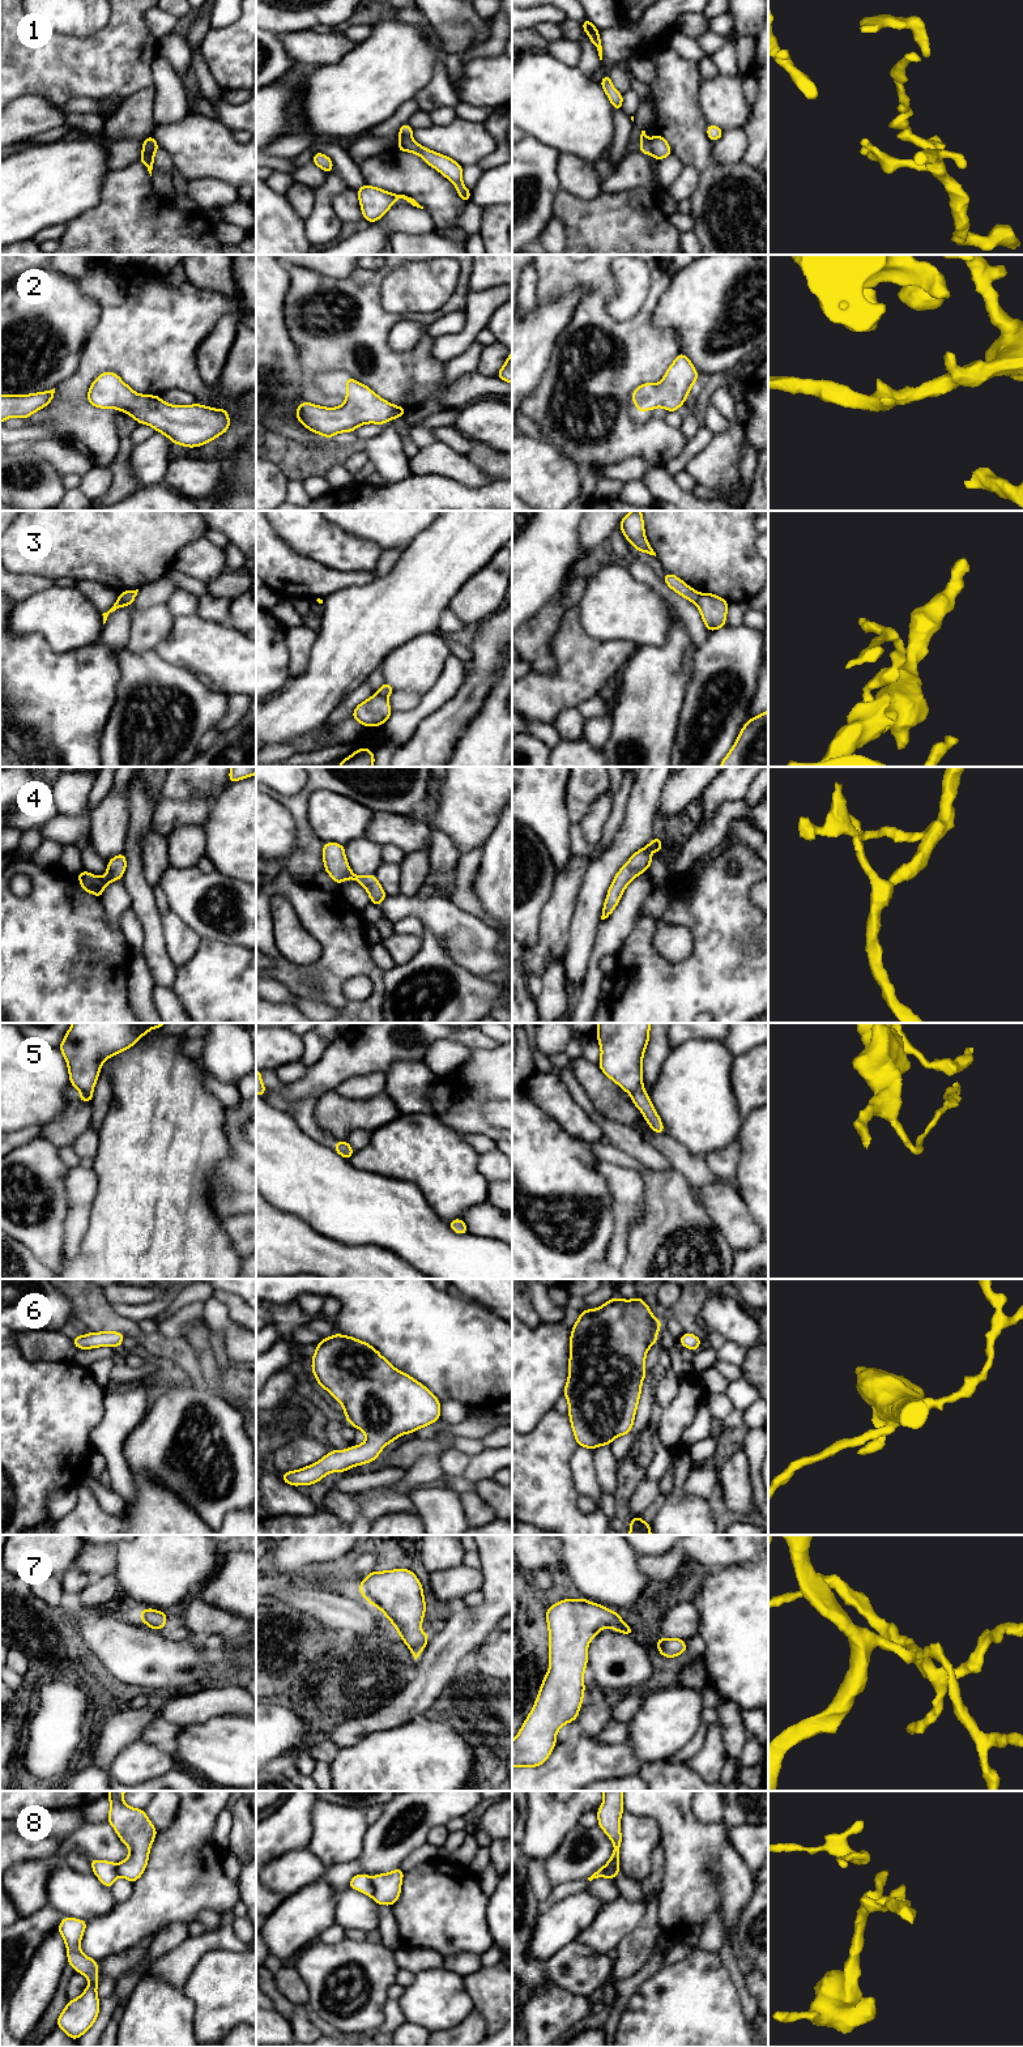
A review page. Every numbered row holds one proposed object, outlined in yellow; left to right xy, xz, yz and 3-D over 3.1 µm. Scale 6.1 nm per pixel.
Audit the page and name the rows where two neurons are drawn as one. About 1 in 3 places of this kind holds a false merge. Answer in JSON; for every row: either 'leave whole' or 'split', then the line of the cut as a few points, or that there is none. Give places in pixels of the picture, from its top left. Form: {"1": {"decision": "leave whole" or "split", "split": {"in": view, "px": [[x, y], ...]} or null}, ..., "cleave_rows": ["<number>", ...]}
{"1": {"decision": "split", "split": {"in": "yz", "px": [[648, 140], [651, 152]]}}, "2": {"decision": "leave whole", "split": null}, "3": {"decision": "split", "split": {"in": "xy", "px": [[119, 596], [128, 605]]}}, "4": {"decision": "leave whole", "split": null}, "5": {"decision": "split", "split": {"in": "yz", "px": [[642, 1084], [630, 1095]]}}, "6": {"decision": "leave whole", "split": null}, "7": {"decision": "leave whole", "split": null}, "8": {"decision": "split", "split": {"in": "xz", "px": [[370, 1879], [373, 1896]]}}, "cleave_rows": ["1", "3", "5", "8"]}

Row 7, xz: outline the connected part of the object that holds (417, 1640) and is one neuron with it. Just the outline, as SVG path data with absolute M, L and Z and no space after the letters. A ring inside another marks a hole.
M410 1569L371 1572L358 1588L393 1624L417 1660L429 1642L429 1634L419 1629L426 1602L417 1575Z

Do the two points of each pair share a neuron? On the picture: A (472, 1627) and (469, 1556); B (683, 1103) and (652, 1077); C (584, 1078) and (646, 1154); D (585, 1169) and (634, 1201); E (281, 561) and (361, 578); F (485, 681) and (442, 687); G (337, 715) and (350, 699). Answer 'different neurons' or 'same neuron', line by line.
A: different neurons
B: different neurons
C: different neurons
D: different neurons
E: same neuron
F: different neurons
G: same neuron

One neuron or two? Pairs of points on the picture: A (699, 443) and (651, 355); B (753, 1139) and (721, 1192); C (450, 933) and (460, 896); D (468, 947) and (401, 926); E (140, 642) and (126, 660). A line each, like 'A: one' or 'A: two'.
A: two
B: two
C: two
D: two
E: two

